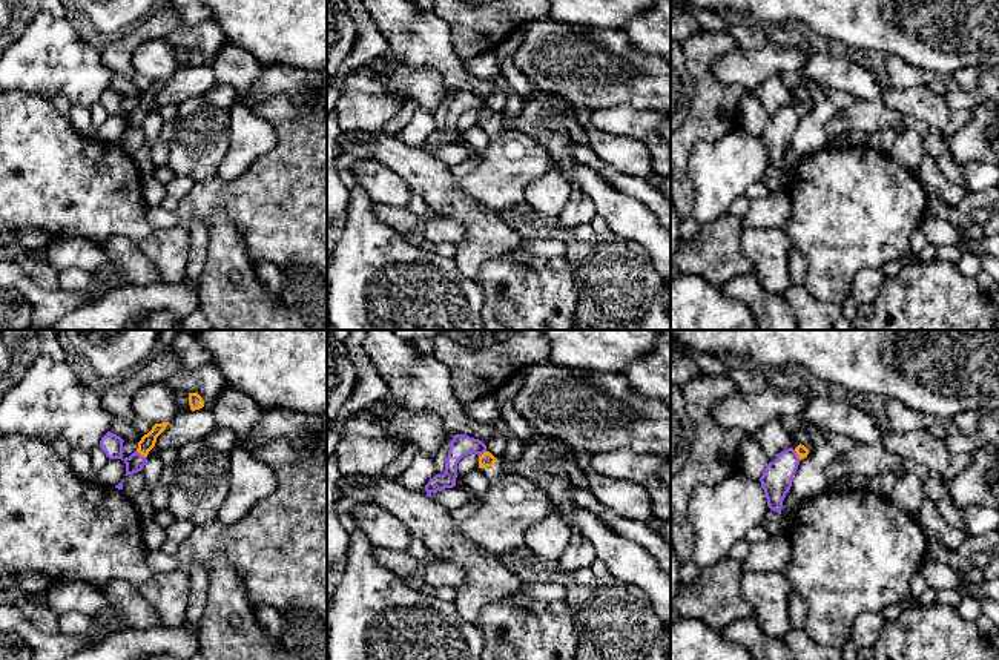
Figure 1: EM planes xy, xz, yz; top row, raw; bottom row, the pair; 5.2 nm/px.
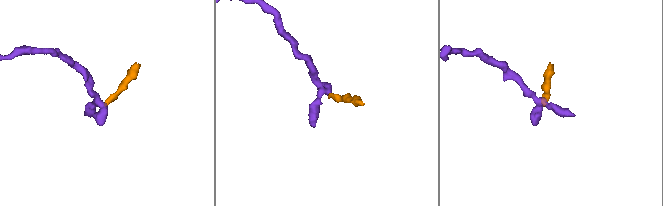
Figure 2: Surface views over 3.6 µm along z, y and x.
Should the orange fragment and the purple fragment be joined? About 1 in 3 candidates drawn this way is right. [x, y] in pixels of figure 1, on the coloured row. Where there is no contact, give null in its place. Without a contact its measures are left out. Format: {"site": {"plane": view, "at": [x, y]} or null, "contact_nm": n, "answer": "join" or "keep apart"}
{"site": {"plane": "yz", "at": [797, 453]}, "contact_nm": 70, "answer": "join"}

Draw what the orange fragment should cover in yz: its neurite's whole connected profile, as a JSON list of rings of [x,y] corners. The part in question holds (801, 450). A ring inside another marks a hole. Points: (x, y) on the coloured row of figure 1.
[[[801,444],[795,450],[787,448],[781,451],[773,462],[769,462],[760,477],[767,505],[778,514],[781,514],[783,500],[792,487],[792,479],[798,470],[800,460],[807,457],[807,454],[809,450]]]

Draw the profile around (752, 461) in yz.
[[[746,434],[740,445],[740,468],[749,474],[753,480],[760,480],[766,467],[769,465],[769,459],[763,453],[760,444],[753,439],[752,434]]]

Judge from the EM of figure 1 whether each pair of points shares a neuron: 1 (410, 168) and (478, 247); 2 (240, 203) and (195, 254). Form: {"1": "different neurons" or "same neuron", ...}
{"1": "same neuron", "2": "different neurons"}

